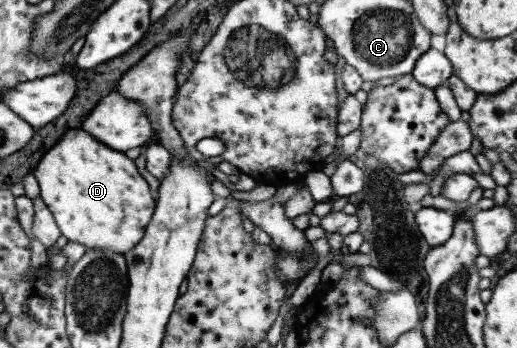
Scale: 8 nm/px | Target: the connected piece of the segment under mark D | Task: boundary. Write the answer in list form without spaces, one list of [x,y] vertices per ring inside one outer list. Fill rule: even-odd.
[[[80,127],[64,131],[60,140],[44,153],[31,173],[40,188],[40,200],[51,212],[60,234],[68,241],[88,249],[110,249],[116,253],[126,253],[140,241],[153,214],[155,195],[149,190],[143,174],[136,170],[134,161],[124,153],[118,154],[116,150],[102,146],[90,134],[82,132]]]

